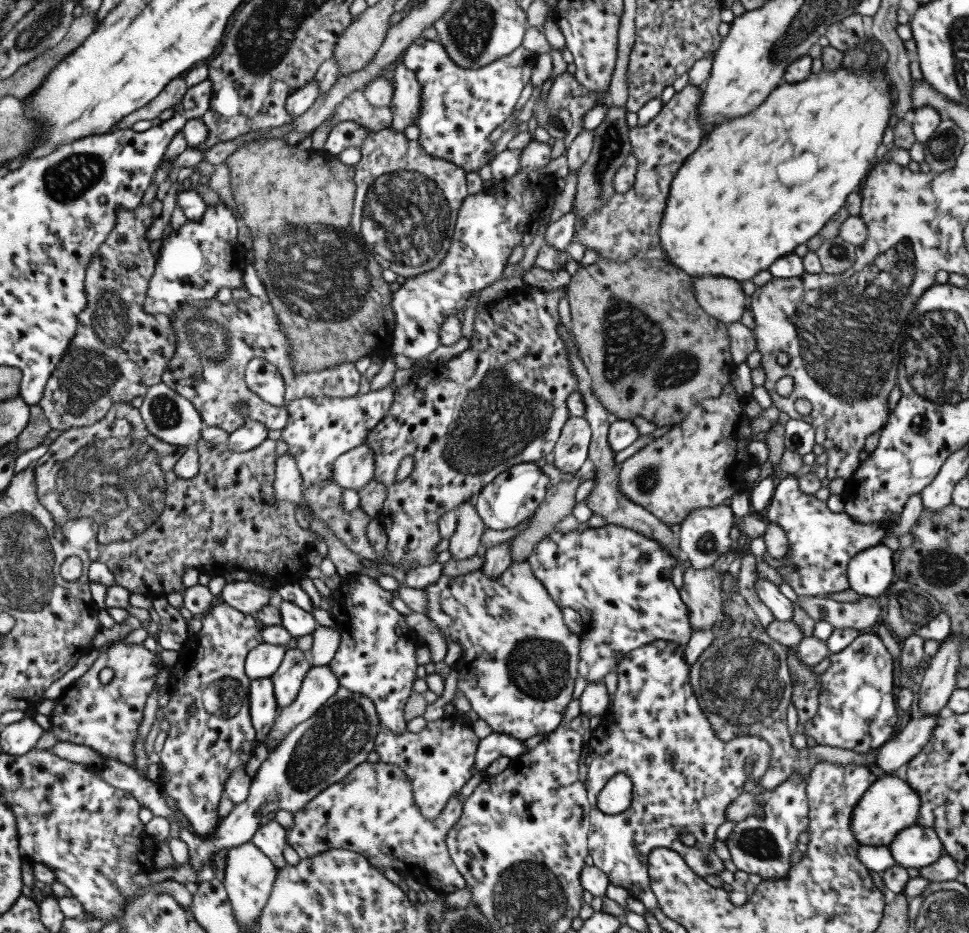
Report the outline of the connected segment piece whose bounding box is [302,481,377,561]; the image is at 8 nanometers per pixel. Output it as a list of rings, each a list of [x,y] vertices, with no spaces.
[[[327,481],[324,483],[324,486],[314,484],[314,486],[310,486],[310,488],[302,488],[302,495],[304,495],[304,499],[306,499],[309,508],[330,527],[330,531],[333,531],[334,535],[336,535],[346,547],[350,547],[360,558],[376,561],[376,550],[372,547],[372,544],[368,541],[368,537],[366,536],[366,527],[371,517],[369,514],[366,514],[364,509],[360,508],[360,506],[350,512],[345,512],[342,505],[342,492],[343,488],[333,481]]]

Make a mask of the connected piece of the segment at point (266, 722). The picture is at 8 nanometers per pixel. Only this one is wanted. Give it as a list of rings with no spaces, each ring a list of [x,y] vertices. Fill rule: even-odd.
[[[256,678],[249,684],[249,712],[258,741],[268,738],[279,712],[273,691],[273,682],[268,678]]]

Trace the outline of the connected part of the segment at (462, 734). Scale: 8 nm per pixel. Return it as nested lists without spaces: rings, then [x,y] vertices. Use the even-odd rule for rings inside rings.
[[[442,718],[428,721],[418,733],[406,729],[396,734],[382,726],[374,741],[374,751],[380,755],[380,761],[397,765],[408,775],[408,779],[412,779],[413,802],[419,806],[425,818],[435,820],[448,799],[458,795],[462,786],[477,772],[474,760],[479,742],[472,728]]]

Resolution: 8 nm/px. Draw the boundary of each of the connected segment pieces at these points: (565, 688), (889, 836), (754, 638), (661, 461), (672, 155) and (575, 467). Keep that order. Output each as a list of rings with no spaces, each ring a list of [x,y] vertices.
[[[520,560],[520,562],[512,561],[510,566],[508,566],[508,570],[502,572],[502,576],[496,576],[496,580],[490,578],[490,576],[486,576],[481,569],[452,577],[442,574],[436,582],[426,586],[424,591],[428,593],[429,610],[426,615],[443,631],[446,644],[449,645],[451,642],[458,642],[461,645],[461,657],[457,662],[452,664],[451,670],[458,673],[457,690],[463,692],[469,700],[472,710],[478,713],[479,718],[485,720],[486,724],[491,726],[494,732],[510,735],[523,741],[536,736],[536,734],[548,734],[556,730],[556,727],[563,723],[564,710],[566,710],[566,706],[573,699],[573,690],[576,678],[578,677],[580,635],[573,633],[564,624],[561,607],[556,605],[556,601],[550,598],[546,588],[544,588],[544,584],[534,576],[530,564],[524,562],[524,560]]]
[[[887,774],[876,780],[856,804],[852,813],[852,831],[864,846],[889,846],[900,831],[917,825],[920,804],[920,795],[907,780]]]
[[[724,570],[722,579],[724,617],[732,618],[732,625],[724,635],[714,642],[690,666],[692,690],[700,703],[702,712],[708,717],[716,737],[724,742],[740,736],[760,736],[772,747],[770,768],[757,782],[765,789],[780,786],[792,772],[800,772],[804,778],[812,774],[814,764],[856,764],[873,769],[863,753],[826,745],[807,746],[798,750],[792,746],[788,733],[786,711],[793,693],[790,669],[787,663],[789,647],[770,638],[748,601],[740,595],[738,580]]]
[[[729,383],[724,386],[720,396],[700,401],[684,420],[676,423],[659,438],[652,439],[648,445],[622,462],[618,476],[618,488],[622,490],[622,494],[669,526],[680,524],[697,508],[718,506],[728,498],[731,499],[734,494],[750,494],[757,483],[748,482],[746,478],[746,472],[755,465],[747,449],[748,444],[754,442],[751,418],[744,410],[749,400],[753,400],[751,394],[738,396],[734,386]]]
[[[688,83],[682,90],[675,92],[669,102],[646,126],[636,126],[629,130],[631,154],[637,158],[638,170],[635,183],[628,192],[614,192],[610,200],[600,206],[598,212],[592,212],[586,220],[576,222],[574,238],[585,249],[593,248],[599,258],[612,261],[628,259],[658,259],[667,261],[666,252],[660,244],[658,229],[664,217],[664,209],[670,195],[672,179],[682,163],[700,147],[706,138],[701,128],[698,106],[704,95],[703,86]]]
[[[570,417],[564,423],[553,448],[554,465],[564,473],[575,475],[588,458],[590,440],[591,428],[588,419],[586,417]]]

